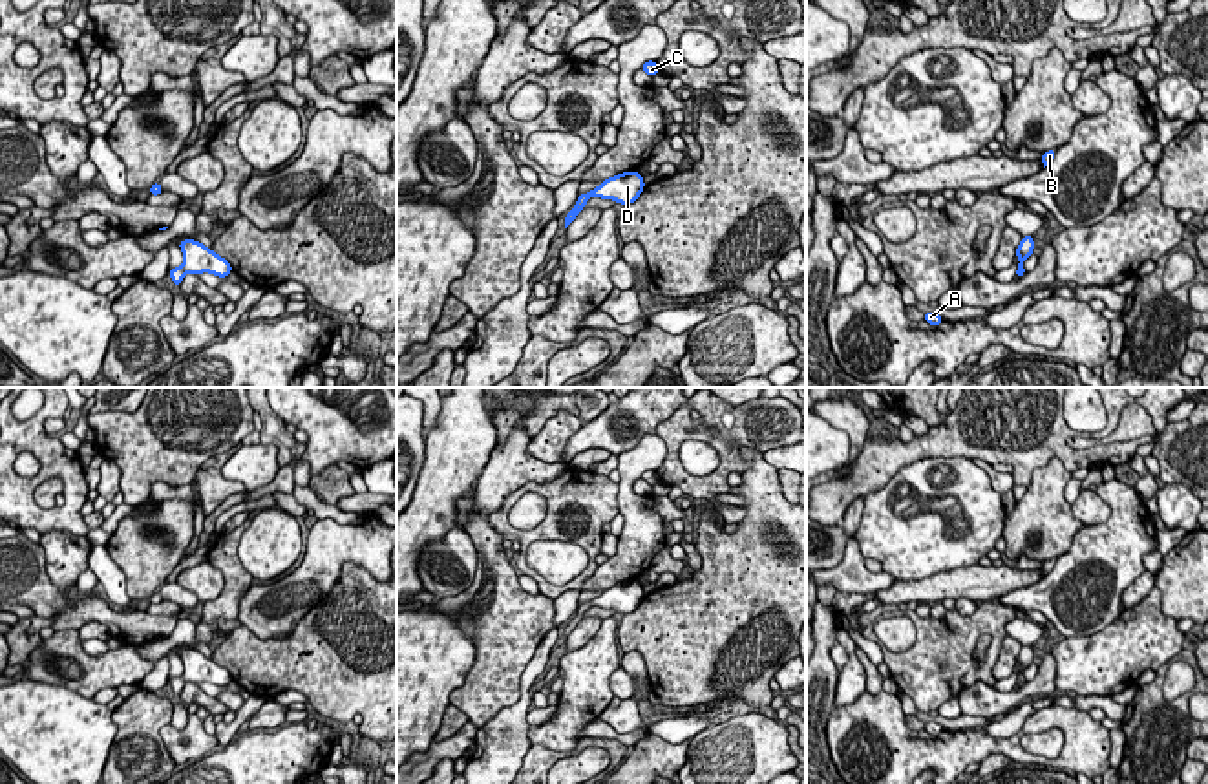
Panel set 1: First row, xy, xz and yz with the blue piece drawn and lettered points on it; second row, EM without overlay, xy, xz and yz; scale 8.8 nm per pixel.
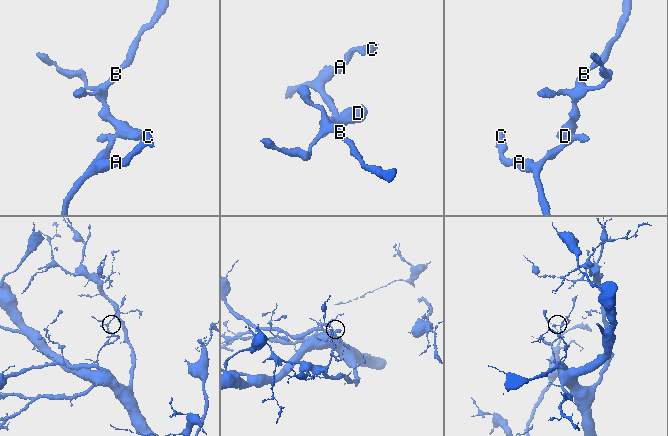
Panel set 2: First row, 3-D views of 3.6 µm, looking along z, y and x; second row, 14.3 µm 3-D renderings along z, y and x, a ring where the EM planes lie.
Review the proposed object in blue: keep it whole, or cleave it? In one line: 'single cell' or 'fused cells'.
single cell

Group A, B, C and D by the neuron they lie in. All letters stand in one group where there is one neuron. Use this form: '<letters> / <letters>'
A B C D

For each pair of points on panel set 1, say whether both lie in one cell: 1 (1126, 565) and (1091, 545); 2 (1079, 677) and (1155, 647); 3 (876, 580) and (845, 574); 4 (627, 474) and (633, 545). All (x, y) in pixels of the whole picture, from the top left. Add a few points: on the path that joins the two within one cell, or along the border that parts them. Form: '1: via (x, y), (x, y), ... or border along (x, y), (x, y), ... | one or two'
1: via (1117, 560), (1101, 554) | one
2: via (1097, 664), (1112, 660), (1126, 647), (1137, 647) | one
3: via (868, 580), (852, 576) | one
4: via (627, 492), (633, 507), (633, 527) | one

